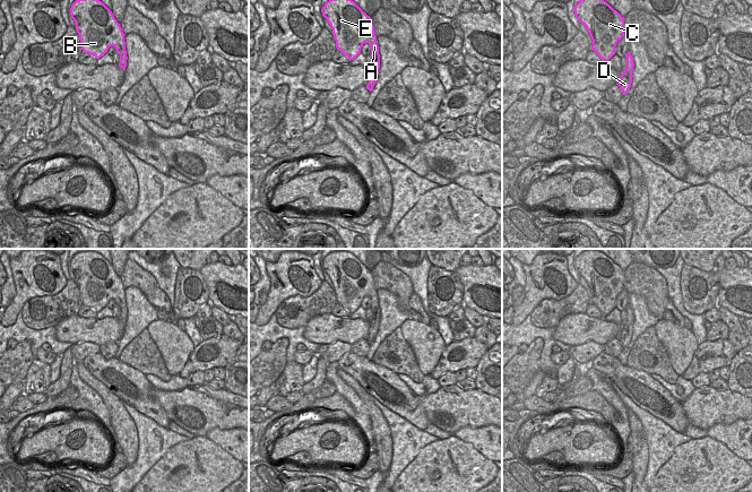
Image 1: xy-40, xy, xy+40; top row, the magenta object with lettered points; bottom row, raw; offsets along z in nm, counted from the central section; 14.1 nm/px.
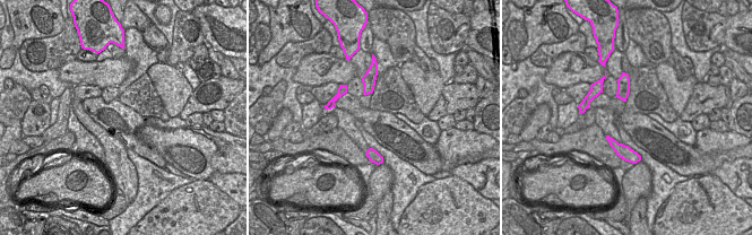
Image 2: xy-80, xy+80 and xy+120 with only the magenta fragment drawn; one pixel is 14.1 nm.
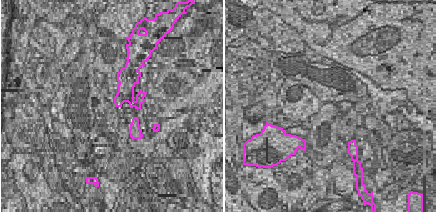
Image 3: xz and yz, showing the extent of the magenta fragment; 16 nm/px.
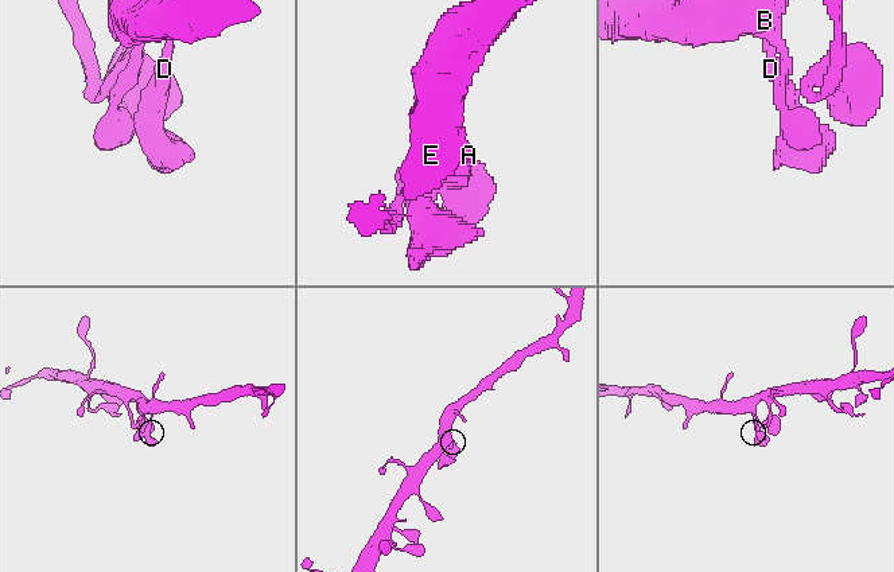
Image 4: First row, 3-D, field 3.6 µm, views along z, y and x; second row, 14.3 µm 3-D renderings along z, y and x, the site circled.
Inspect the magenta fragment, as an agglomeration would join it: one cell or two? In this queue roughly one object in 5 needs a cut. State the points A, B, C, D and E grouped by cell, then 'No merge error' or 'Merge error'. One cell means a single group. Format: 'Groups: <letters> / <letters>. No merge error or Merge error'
Groups: A B C D E. No merge error

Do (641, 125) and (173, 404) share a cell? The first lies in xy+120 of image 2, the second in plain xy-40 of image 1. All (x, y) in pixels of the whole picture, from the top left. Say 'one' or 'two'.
two

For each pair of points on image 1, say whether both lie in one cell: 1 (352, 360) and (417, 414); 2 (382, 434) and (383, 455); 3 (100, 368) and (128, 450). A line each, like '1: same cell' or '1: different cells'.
1: same cell
2: same cell
3: different cells

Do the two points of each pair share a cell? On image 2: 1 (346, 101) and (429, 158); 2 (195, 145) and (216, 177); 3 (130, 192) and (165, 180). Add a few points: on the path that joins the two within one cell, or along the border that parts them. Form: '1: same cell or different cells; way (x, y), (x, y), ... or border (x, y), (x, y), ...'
1: same cell; way (368, 116), (408, 146), (412, 146)
2: different cells; border (235, 172), (215, 172), (208, 179)
3: different cells; border (134, 164), (137, 177), (137, 194), (129, 203)

